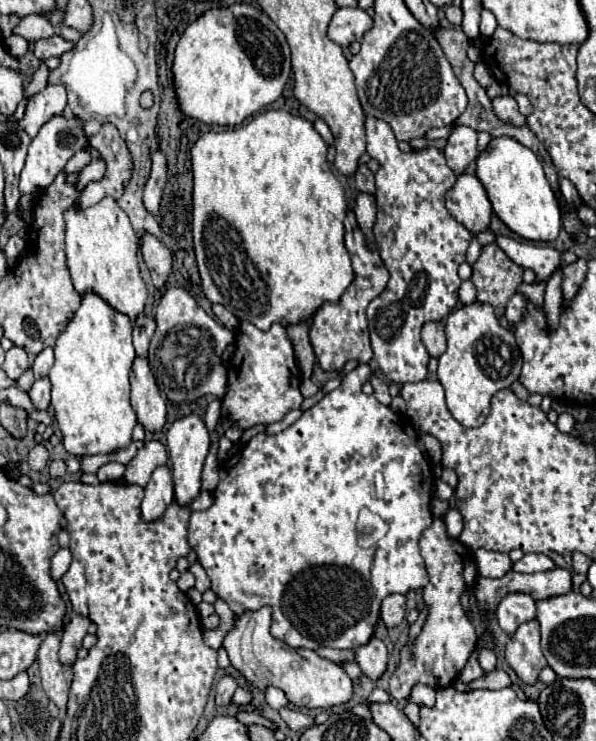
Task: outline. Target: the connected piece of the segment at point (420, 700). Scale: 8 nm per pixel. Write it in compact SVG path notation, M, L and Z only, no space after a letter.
M416 684L410 692L410 702L416 702L420 706L428 706L428 704L434 704L434 694L436 690L426 686L426 684Z

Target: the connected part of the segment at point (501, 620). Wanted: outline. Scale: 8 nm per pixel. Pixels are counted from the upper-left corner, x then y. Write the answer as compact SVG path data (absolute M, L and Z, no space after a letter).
M508 594L496 610L496 620L500 624L500 628L512 636L516 632L516 628L524 622L530 622L536 618L536 606L532 596L528 594Z

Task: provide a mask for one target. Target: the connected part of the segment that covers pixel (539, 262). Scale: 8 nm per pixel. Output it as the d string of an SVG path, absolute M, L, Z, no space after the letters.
M496 236L496 244L518 266L532 268L536 280L546 280L546 272L552 272L561 263L562 252L549 246L532 246L530 242L516 242L508 236Z

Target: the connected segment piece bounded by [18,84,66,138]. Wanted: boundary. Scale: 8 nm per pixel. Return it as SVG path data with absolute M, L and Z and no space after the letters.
M48 84L42 92L34 94L26 102L26 110L22 120L18 120L20 128L26 130L30 138L36 136L36 132L54 116L64 112L66 108L66 90L64 86L52 86Z

